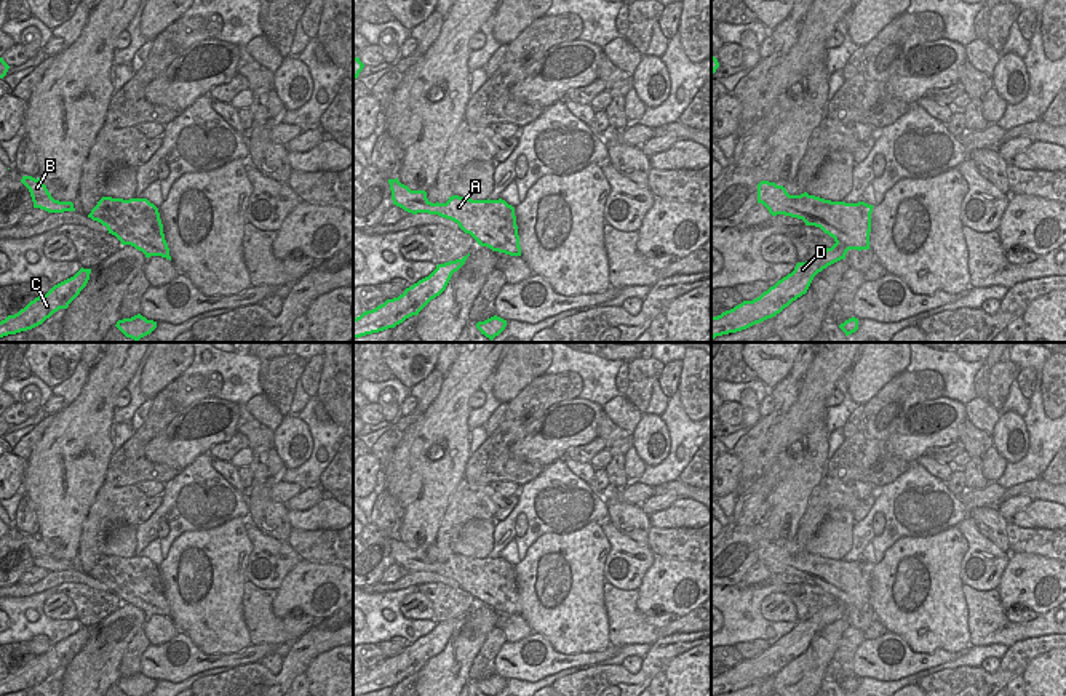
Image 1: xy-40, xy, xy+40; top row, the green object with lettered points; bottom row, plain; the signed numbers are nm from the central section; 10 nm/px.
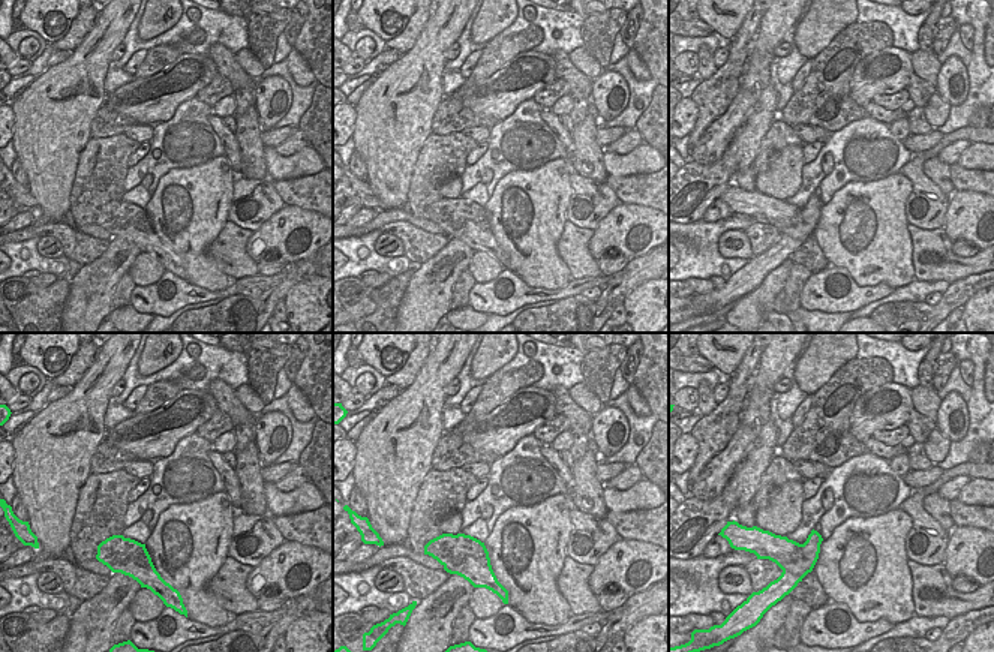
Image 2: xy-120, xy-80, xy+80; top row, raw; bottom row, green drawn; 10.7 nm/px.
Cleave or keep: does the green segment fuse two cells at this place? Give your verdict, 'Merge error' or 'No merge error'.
Merge error

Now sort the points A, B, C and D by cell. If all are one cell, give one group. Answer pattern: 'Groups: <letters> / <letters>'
Groups: A B / C D

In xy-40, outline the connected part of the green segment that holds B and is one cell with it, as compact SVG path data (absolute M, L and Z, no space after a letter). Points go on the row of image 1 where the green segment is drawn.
M22 176L21 182L29 189L34 208L40 208L48 213L75 211L72 202L54 200L40 178L35 179L32 176Z

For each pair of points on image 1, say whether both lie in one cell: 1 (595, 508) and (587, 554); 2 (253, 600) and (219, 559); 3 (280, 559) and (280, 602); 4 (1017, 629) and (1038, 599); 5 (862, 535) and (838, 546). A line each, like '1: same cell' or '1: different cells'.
1: different cells
2: different cells
3: different cells
4: different cells
5: different cells

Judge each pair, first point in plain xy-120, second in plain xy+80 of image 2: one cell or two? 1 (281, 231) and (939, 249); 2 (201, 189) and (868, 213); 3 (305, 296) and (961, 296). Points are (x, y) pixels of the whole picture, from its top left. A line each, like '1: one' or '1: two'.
1: two
2: one
3: two

